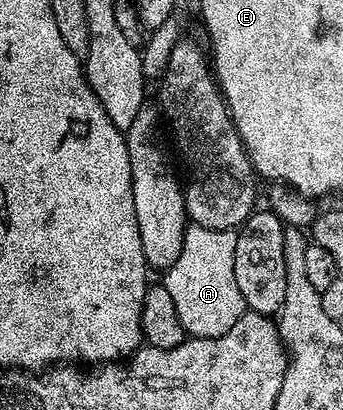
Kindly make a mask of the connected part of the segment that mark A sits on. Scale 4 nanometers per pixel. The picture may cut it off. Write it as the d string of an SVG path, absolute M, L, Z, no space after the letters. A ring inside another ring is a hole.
M192 224L185 228L183 252L179 260L164 271L163 284L171 292L179 322L190 338L223 336L247 312L239 284L235 284L235 240L237 230L216 230Z

